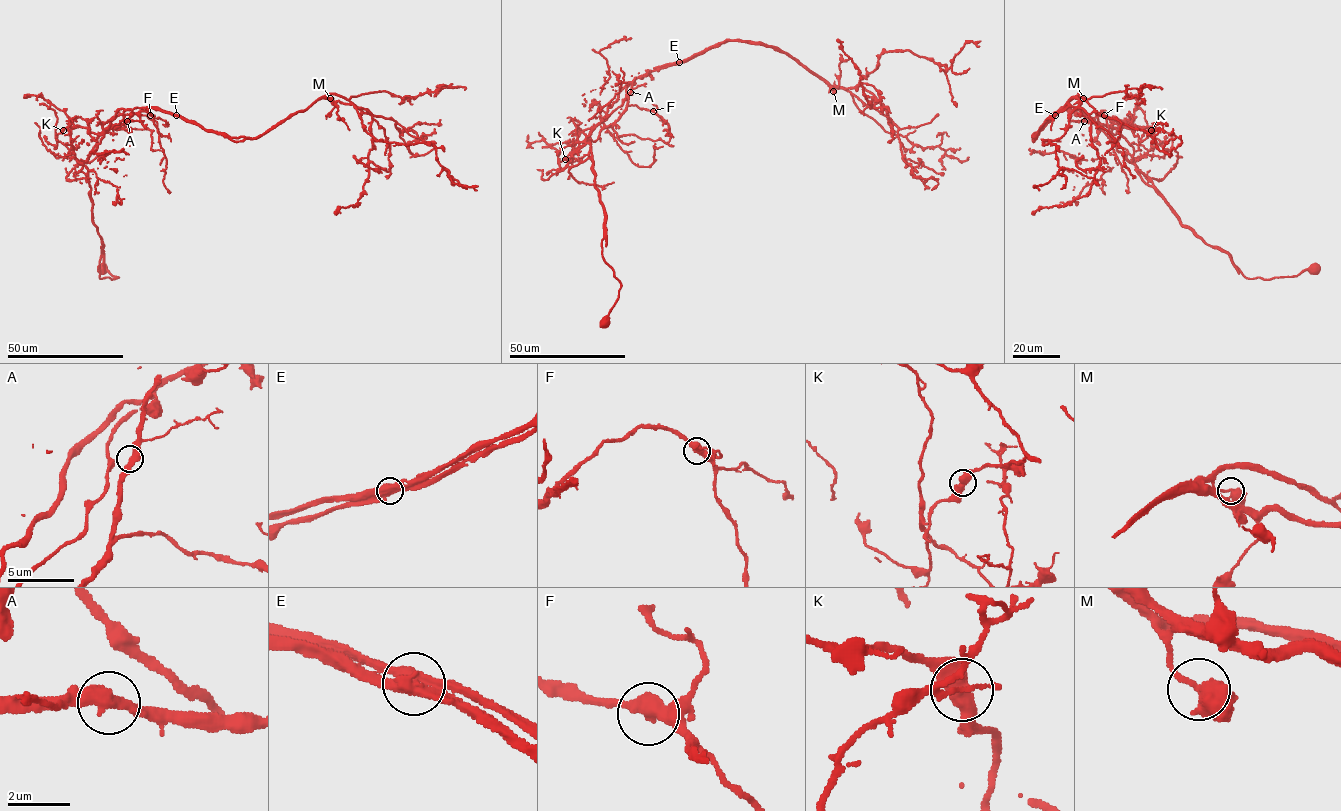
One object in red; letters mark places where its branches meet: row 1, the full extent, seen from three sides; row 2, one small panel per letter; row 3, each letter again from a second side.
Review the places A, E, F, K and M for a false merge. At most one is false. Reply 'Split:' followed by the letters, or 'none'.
Split: E

